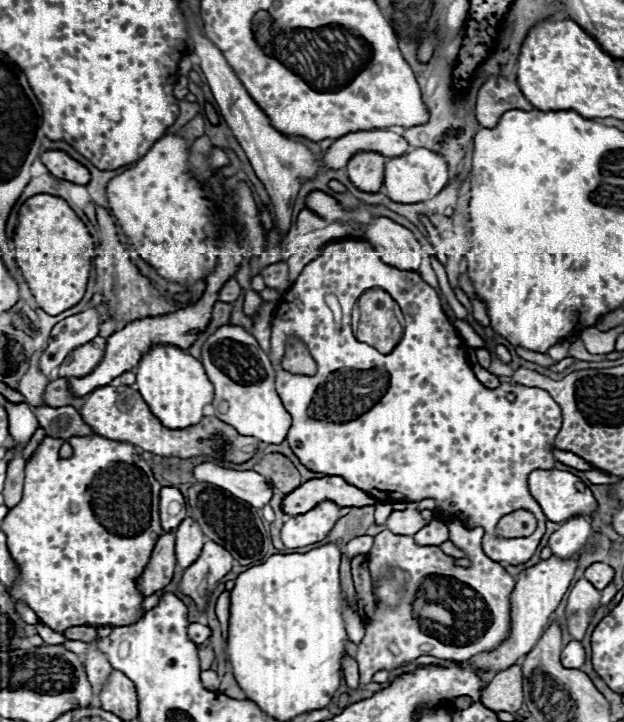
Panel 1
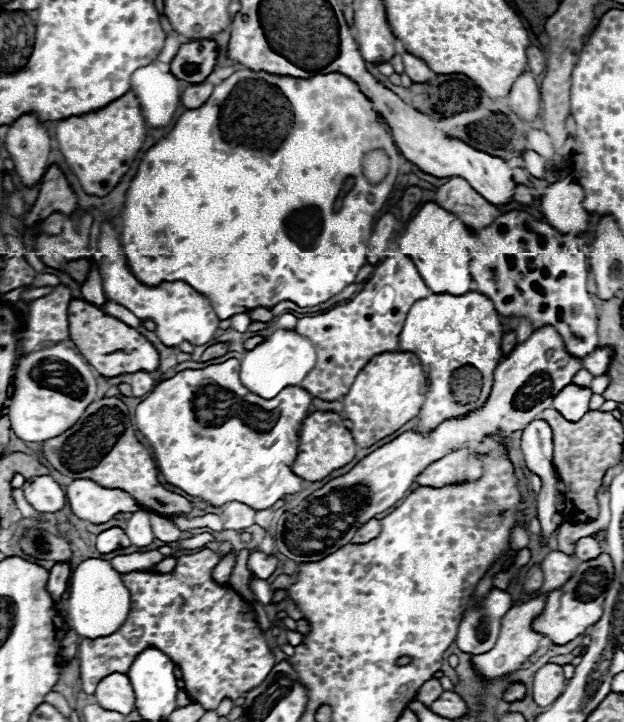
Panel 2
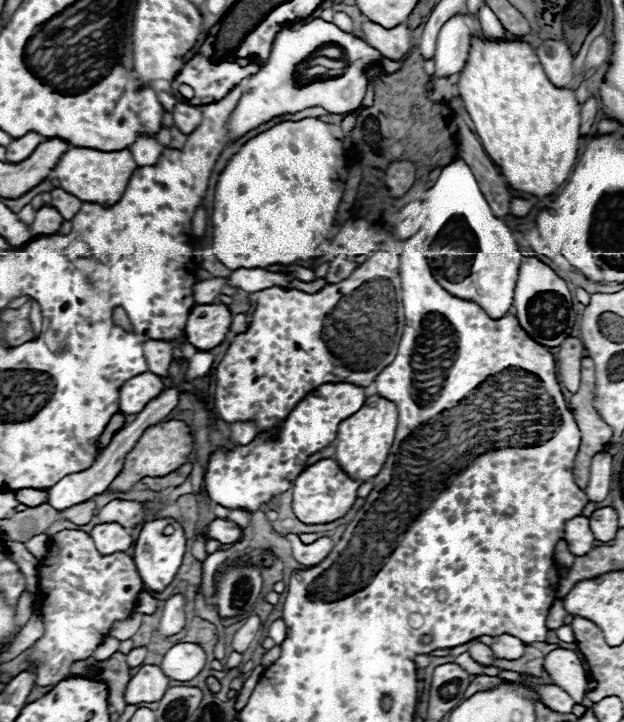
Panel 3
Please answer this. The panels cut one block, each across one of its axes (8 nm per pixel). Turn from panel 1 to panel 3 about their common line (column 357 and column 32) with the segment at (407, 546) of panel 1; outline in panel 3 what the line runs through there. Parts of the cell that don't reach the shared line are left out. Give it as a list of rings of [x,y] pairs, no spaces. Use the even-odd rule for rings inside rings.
[[[62,530],[50,536],[50,550],[46,558],[40,562],[40,598],[42,598],[42,620],[44,620],[44,636],[36,642],[36,650],[30,656],[28,664],[32,660],[38,662],[38,686],[54,686],[60,680],[64,680],[70,672],[70,664],[74,660],[82,660],[92,656],[96,646],[106,638],[112,624],[118,620],[126,620],[138,600],[138,592],[142,590],[140,576],[136,572],[132,556],[126,552],[114,552],[114,554],[100,554],[94,548],[94,542],[90,534],[82,530]]]

